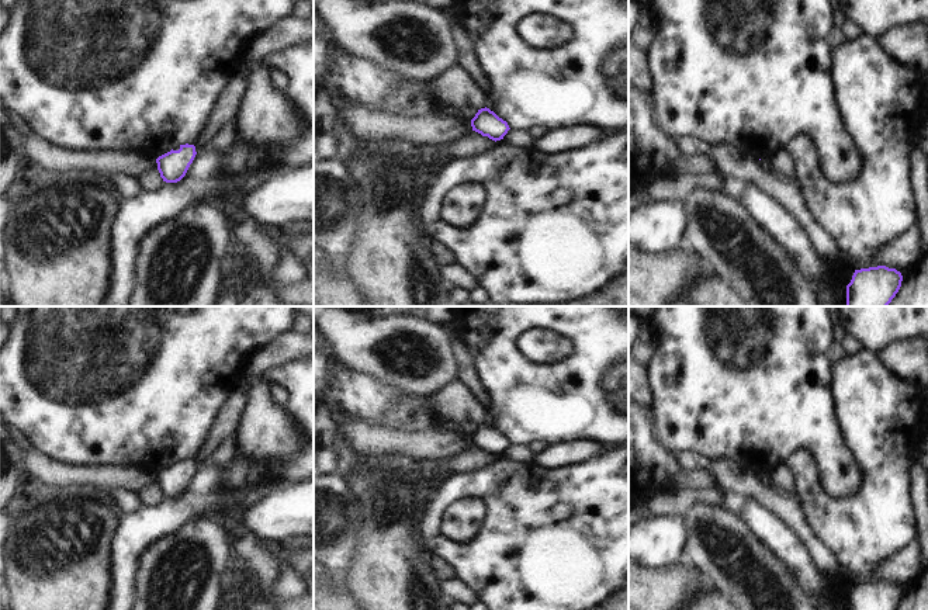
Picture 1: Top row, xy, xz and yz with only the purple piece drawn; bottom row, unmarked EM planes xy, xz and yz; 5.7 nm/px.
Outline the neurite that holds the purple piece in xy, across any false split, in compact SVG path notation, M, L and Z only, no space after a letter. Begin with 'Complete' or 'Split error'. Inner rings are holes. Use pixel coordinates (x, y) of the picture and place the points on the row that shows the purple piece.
Complete. M180 145L179 150L170 150L156 159L160 177L166 183L180 181L195 157L194 145Z

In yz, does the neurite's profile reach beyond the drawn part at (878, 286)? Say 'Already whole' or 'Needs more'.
Already whole

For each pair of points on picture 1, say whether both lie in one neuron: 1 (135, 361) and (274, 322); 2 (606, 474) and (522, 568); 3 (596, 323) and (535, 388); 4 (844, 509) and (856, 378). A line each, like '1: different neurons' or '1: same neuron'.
1: same neuron
2: same neuron
3: same neuron
4: same neuron

